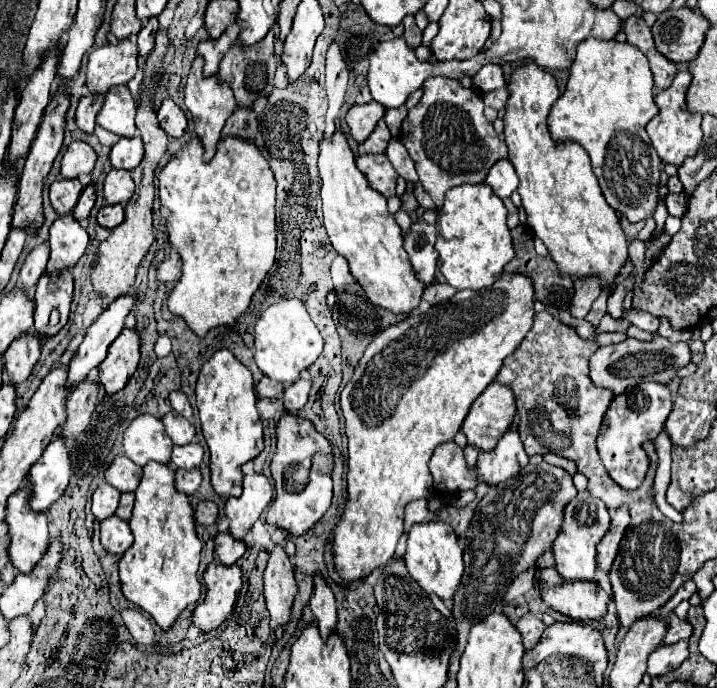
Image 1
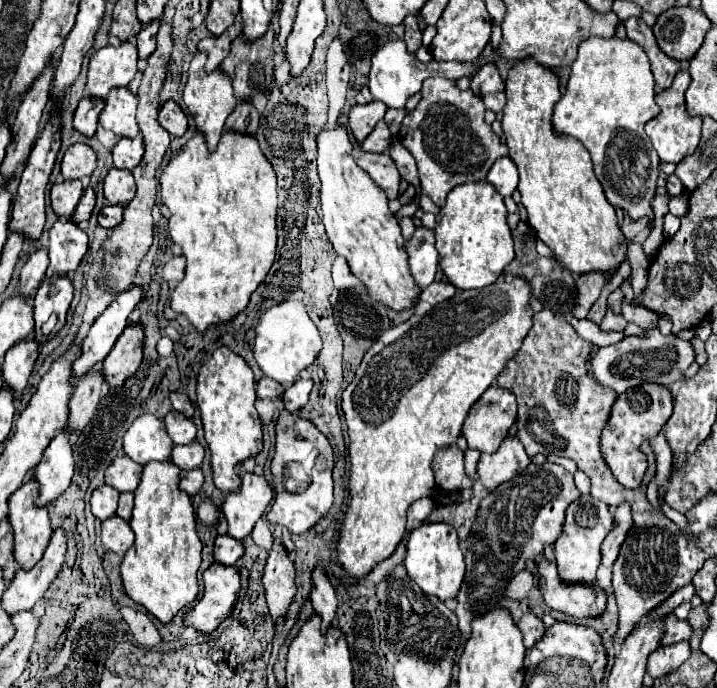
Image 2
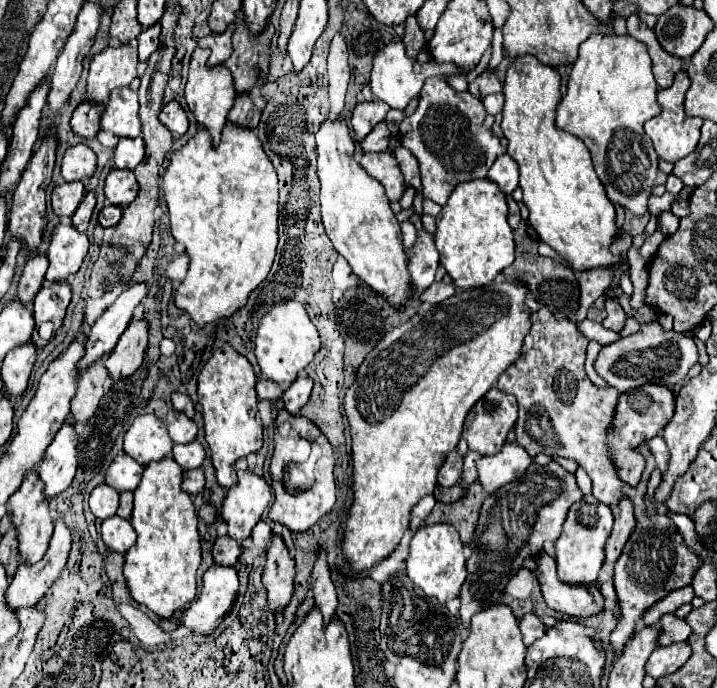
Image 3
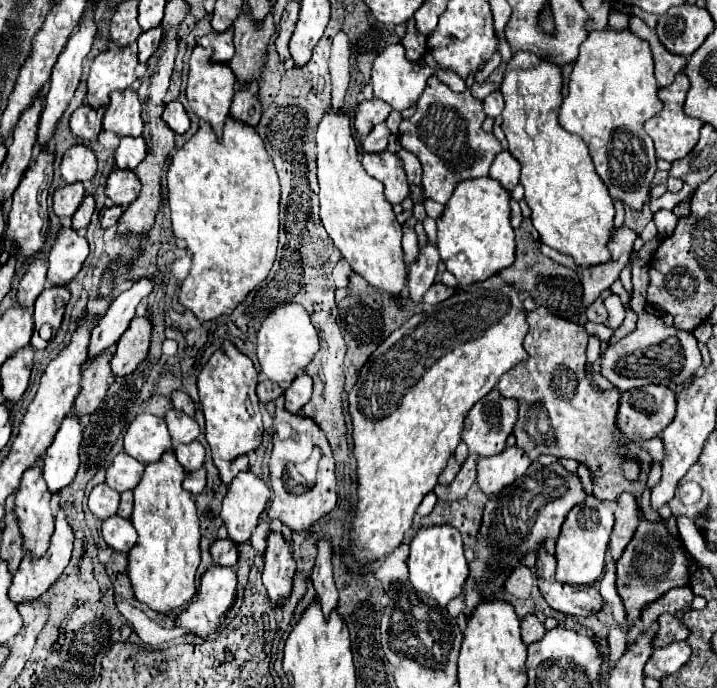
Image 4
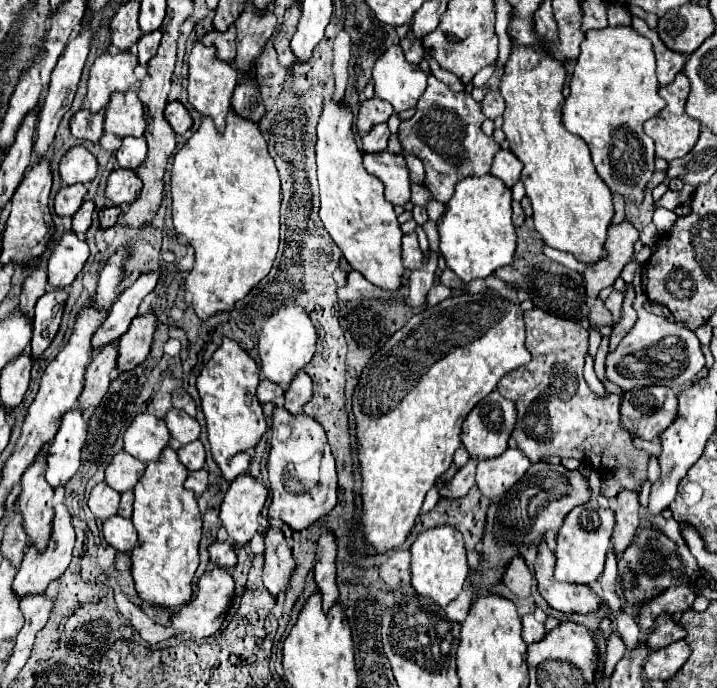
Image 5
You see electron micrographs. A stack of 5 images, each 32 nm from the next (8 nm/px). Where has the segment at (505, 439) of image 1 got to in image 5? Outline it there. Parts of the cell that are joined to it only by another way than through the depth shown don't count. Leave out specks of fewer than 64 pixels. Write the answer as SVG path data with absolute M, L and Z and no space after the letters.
M508 448L496 458L478 462L476 484L486 498L498 498L508 492L508 488L512 488L520 476L524 476L528 466L530 460L524 456L524 452L518 448Z

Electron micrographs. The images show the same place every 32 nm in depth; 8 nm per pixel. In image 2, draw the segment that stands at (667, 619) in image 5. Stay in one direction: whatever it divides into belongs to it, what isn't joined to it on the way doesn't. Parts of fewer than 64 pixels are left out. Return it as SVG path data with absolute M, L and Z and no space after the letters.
M674 614L664 618L664 626L666 626L666 634L662 636L662 645L671 645L683 640L689 640L690 634L692 634L692 626L686 620L676 618Z

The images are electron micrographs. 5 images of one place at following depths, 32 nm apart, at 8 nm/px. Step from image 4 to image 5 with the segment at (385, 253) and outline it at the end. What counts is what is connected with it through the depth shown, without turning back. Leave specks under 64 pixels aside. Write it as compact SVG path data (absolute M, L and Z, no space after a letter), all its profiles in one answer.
M326 100L316 134L320 220L356 272L360 272L374 286L396 292L402 288L404 276L400 250L402 230L392 204L384 198L384 184L380 184L380 180L368 174L362 166L362 154L354 140L352 122L352 110L346 104Z

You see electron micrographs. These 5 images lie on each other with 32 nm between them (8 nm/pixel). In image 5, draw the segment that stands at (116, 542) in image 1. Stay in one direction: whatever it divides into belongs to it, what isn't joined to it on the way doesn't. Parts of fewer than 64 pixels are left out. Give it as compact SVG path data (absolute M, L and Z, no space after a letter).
M110 516L108 520L104 520L102 534L104 540L120 552L130 552L136 546L136 538L138 538L134 524L122 516Z

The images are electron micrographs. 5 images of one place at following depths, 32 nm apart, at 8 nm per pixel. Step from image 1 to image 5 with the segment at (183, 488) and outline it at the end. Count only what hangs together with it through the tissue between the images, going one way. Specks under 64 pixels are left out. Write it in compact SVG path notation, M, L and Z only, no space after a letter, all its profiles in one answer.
M206 468L190 472L188 478L186 478L186 482L184 482L184 488L192 490L196 496L202 494L206 490L206 486L208 486L208 472L206 472Z

